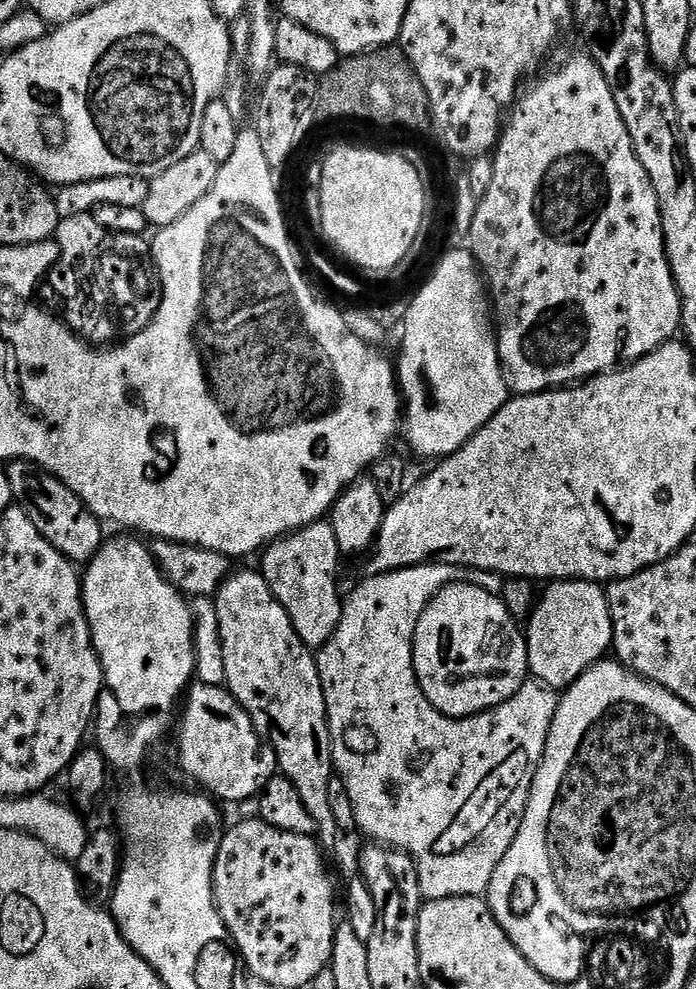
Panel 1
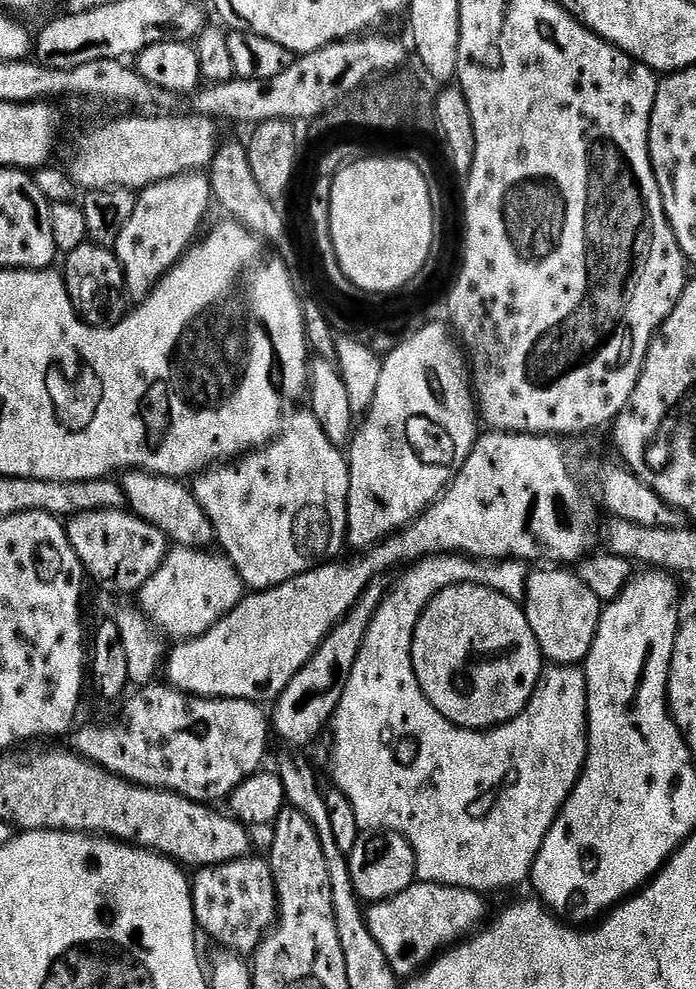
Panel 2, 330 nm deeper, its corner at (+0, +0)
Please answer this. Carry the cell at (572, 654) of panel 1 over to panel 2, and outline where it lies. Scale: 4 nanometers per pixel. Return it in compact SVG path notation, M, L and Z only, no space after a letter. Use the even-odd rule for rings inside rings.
M529 571L522 607L530 622L530 630L534 630L534 638L538 638L540 653L544 655L545 661L556 666L580 666L590 654L590 646L596 637L596 631L600 625L602 602L598 594L594 594L594 590L590 590L590 586L586 586L586 582L582 582L582 578L576 576L575 571L560 571L564 572Z

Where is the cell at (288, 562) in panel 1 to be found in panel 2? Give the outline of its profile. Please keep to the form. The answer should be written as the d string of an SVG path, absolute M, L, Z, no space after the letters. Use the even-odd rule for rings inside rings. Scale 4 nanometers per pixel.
M311 410L294 412L285 415L279 432L269 444L265 444L263 448L255 449L231 462L209 467L208 471L199 473L190 484L193 494L198 498L198 506L202 506L202 510L206 510L206 518L210 518L210 522L214 522L216 544L219 547L224 547L221 548L223 555L228 557L229 562L235 566L238 574L244 579L245 585L252 590L278 586L298 574L308 572L314 567L339 557L336 555L343 548L346 548L348 535L348 461L345 453L338 446L334 446L334 442L330 442L326 430L322 430L322 426L318 426L318 418L314 418Z

